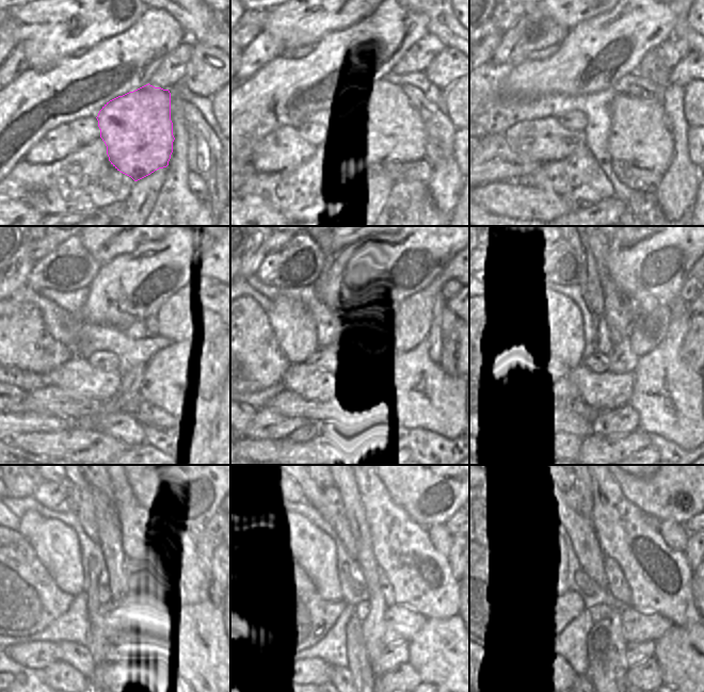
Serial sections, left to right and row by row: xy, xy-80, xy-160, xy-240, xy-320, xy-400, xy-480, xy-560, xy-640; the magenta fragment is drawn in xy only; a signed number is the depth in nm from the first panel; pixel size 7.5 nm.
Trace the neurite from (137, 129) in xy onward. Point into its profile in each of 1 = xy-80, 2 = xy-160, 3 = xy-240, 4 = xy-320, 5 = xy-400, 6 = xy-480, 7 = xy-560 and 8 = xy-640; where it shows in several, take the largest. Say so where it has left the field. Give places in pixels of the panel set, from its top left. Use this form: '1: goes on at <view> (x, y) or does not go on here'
1: goes on at xy-80 (389, 132)
2: goes on at xy-160 (639, 135)
3: goes on at xy-240 (168, 383)
4: goes on at xy-320 (424, 396)
5: goes on at xy-400 (667, 396)
6: goes on at xy-480 (194, 643)
7: goes on at xy-560 (446, 656)
8: goes on at xy-640 (686, 656)

